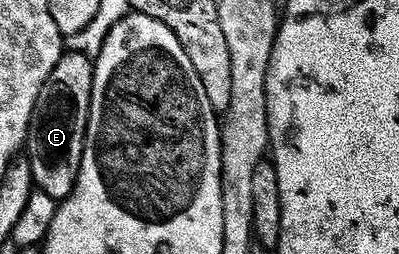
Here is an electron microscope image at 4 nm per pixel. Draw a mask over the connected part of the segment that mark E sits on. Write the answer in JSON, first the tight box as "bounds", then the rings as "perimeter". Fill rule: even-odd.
{"bounds":[24,51,94,202],"perimeter":[[[67,51],[36,98],[24,152],[29,159],[37,191],[51,196],[54,202],[66,200],[74,193],[86,141],[93,85],[94,65],[91,57],[86,57],[82,52]]]}

